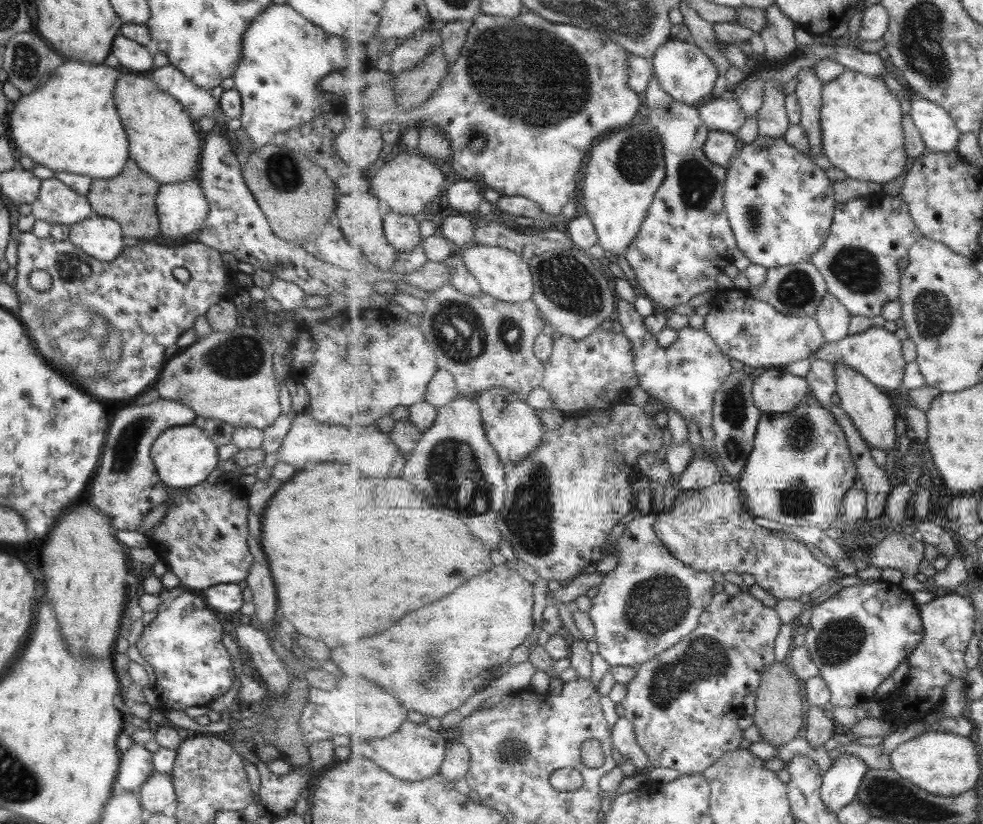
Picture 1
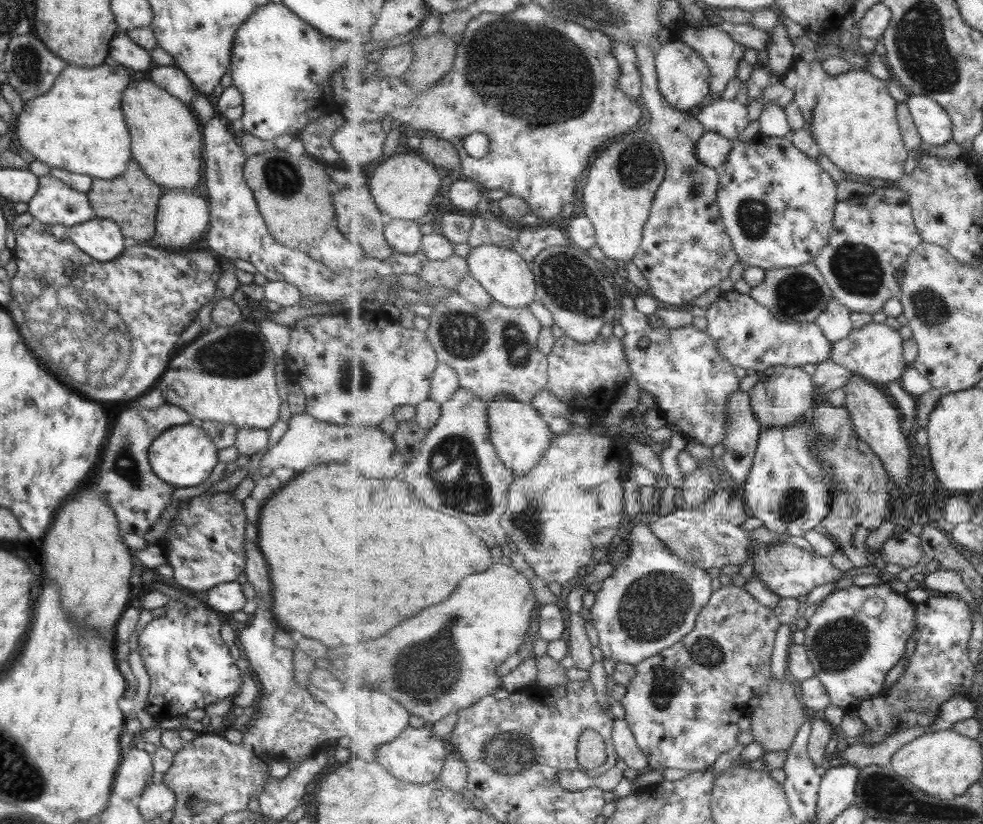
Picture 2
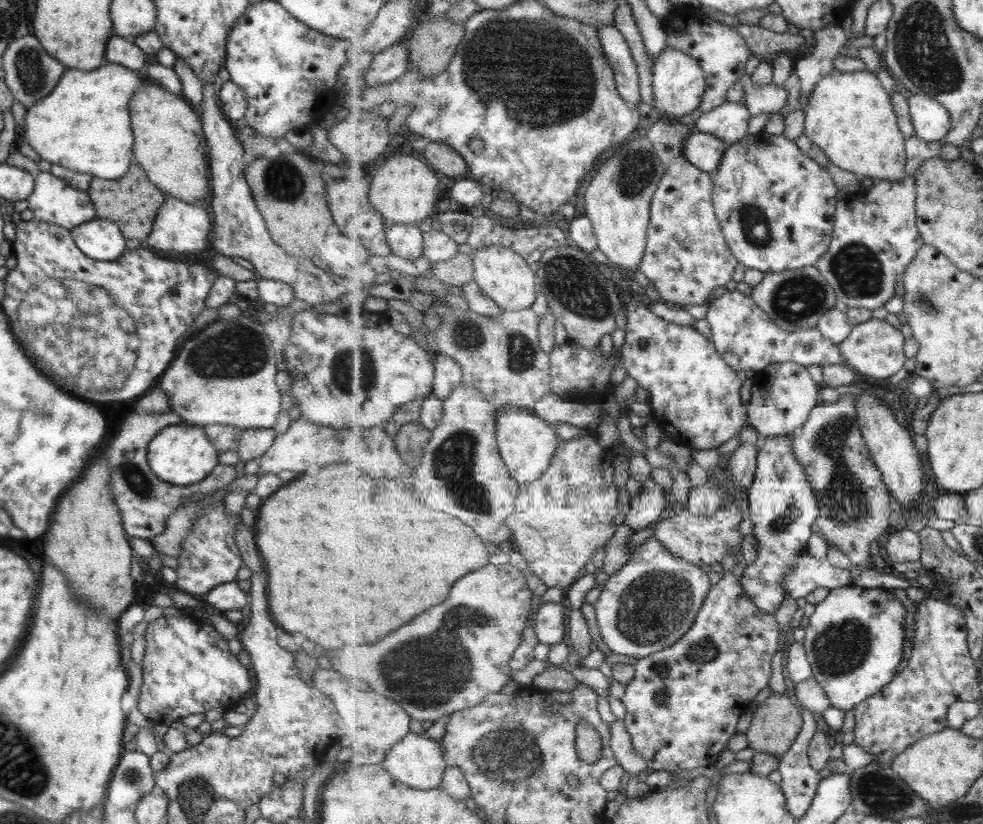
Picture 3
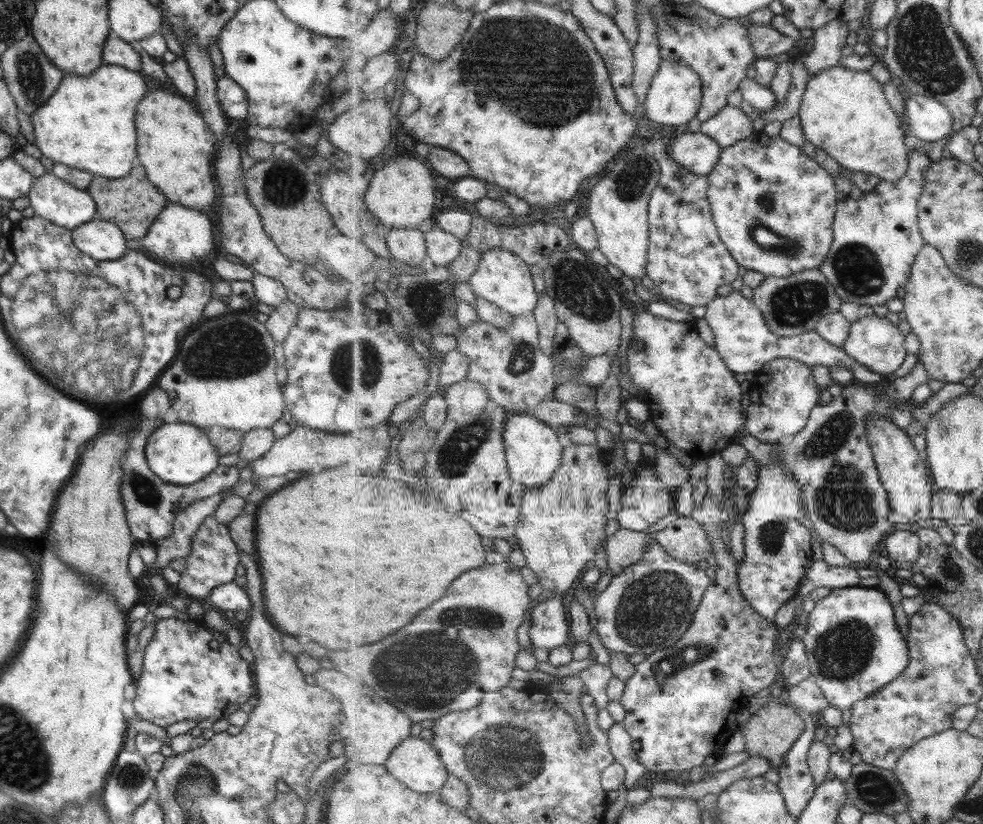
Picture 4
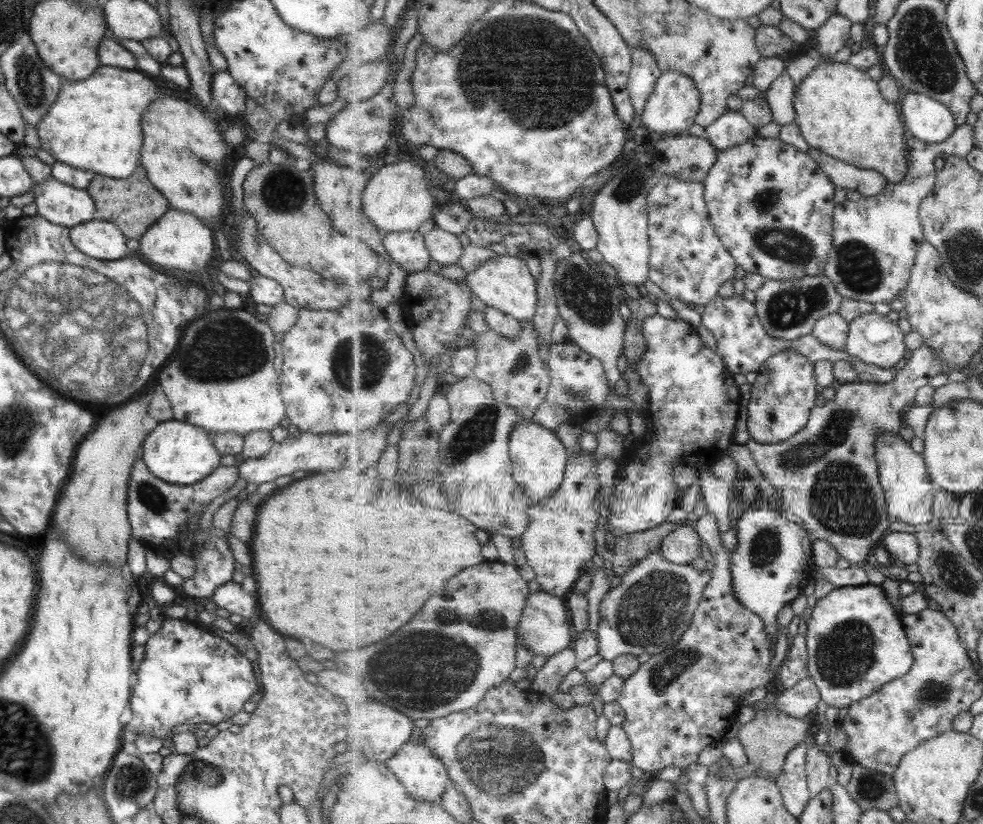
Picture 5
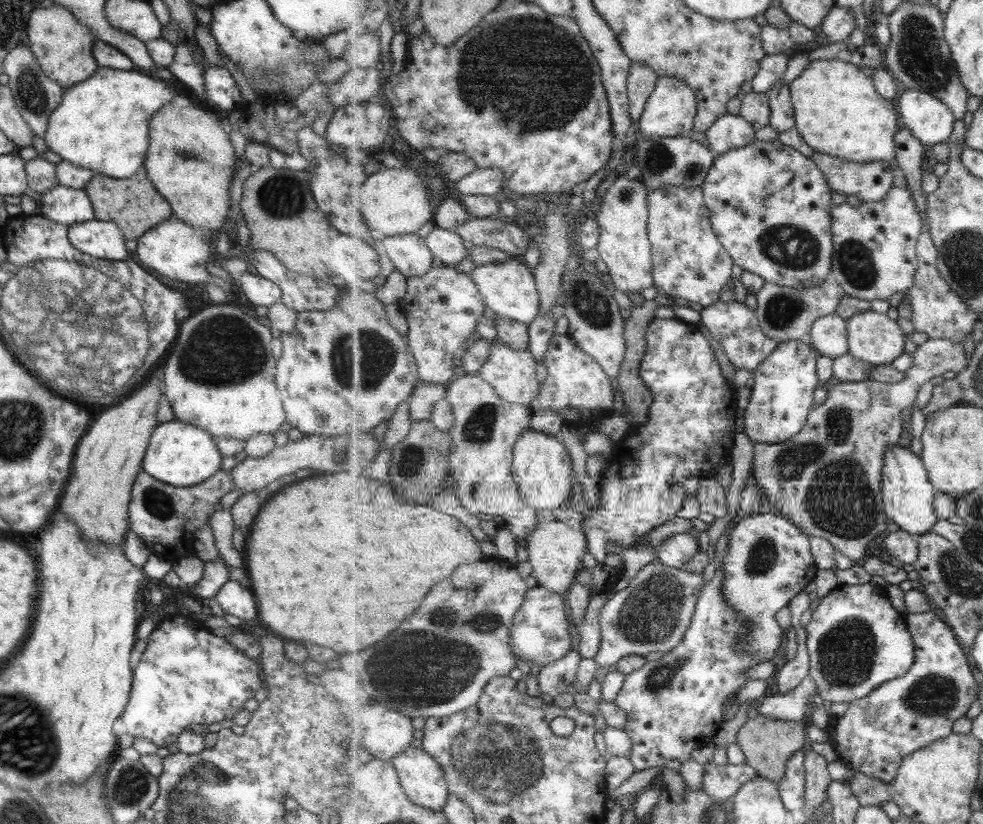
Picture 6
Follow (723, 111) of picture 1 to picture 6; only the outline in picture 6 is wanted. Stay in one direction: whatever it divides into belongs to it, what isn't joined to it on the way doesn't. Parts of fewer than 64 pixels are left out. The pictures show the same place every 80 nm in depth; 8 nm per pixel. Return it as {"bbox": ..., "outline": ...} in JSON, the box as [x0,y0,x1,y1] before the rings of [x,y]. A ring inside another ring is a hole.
{"bbox":[705,113,756,155],"outline":[[[727,113],[719,117],[705,134],[709,146],[718,155],[751,144],[756,140],[756,127],[740,114]]]}

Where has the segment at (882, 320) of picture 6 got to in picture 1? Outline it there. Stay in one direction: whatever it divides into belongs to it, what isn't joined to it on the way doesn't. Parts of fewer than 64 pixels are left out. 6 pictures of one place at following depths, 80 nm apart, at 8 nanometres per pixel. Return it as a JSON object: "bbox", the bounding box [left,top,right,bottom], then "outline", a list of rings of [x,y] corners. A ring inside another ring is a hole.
{"bbox":[814,326,908,394],"outline":[[[871,326],[859,334],[848,335],[843,340],[829,342],[825,341],[814,358],[826,360],[827,362],[844,362],[860,371],[868,379],[871,379],[877,387],[892,394],[898,393],[899,388],[904,386],[904,376],[908,367],[908,361],[904,357],[902,340],[897,338],[893,332],[884,327]]]}

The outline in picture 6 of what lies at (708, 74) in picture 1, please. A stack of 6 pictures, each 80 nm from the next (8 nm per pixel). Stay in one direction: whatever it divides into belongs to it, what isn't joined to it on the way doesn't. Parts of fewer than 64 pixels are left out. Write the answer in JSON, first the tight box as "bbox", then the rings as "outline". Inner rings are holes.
{"bbox":[640,76,698,137],"outline":[[[663,76],[657,81],[655,90],[649,97],[640,118],[640,130],[645,135],[663,137],[688,136],[694,130],[694,120],[698,113],[695,91],[684,81],[674,76]]]}

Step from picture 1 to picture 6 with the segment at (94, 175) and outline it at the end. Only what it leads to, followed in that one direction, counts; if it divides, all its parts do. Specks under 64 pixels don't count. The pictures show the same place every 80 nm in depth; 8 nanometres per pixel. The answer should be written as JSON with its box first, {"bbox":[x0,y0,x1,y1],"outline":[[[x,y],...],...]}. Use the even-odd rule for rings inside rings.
{"bbox":[42,67,173,178],"outline":[[[97,67],[93,76],[85,82],[79,82],[62,91],[60,105],[50,114],[49,122],[42,136],[47,149],[55,152],[62,161],[70,162],[101,173],[109,178],[127,178],[143,164],[147,154],[147,132],[149,132],[149,118],[173,98],[173,92],[162,80],[155,80],[134,69],[113,70],[111,68]]]}

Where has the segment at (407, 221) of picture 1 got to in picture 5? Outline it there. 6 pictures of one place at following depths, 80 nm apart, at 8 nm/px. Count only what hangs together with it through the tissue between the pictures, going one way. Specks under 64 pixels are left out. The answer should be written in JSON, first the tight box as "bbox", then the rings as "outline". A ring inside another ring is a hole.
{"bbox":[384,231,432,273],"outline":[[[418,231],[386,233],[384,245],[389,258],[397,261],[409,273],[426,271],[432,259],[426,238]]]}

